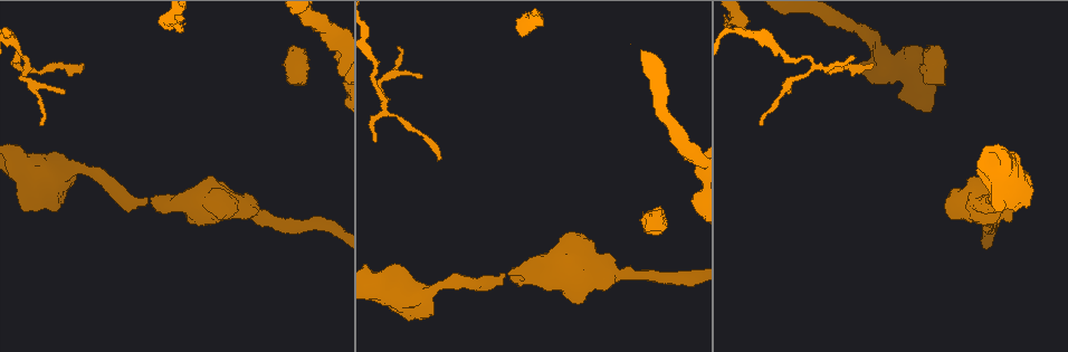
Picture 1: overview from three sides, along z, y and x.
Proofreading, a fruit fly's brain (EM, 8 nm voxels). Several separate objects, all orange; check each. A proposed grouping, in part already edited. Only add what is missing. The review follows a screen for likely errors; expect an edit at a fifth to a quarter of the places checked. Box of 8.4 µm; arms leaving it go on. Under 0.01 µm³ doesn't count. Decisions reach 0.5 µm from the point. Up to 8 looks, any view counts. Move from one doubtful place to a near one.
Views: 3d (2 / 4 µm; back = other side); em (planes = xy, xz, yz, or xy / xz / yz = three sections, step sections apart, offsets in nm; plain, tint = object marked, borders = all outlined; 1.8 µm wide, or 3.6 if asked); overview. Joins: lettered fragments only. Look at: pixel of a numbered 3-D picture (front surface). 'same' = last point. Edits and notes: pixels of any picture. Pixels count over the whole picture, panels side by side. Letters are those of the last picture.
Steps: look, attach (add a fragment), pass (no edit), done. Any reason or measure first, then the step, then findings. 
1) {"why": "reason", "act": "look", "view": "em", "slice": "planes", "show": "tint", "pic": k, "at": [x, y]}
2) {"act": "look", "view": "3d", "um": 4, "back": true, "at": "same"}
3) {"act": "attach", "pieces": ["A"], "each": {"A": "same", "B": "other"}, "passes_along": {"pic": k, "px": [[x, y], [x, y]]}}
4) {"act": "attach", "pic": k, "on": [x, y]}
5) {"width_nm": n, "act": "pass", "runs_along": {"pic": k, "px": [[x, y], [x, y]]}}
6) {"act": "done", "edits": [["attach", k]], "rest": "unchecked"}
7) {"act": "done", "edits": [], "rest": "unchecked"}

{"why": "thick end", "act": "look", "view": "em", "um": 3.6, "slice": "planes", "show": "borders", "pic": 1, "at": [582, 302]}

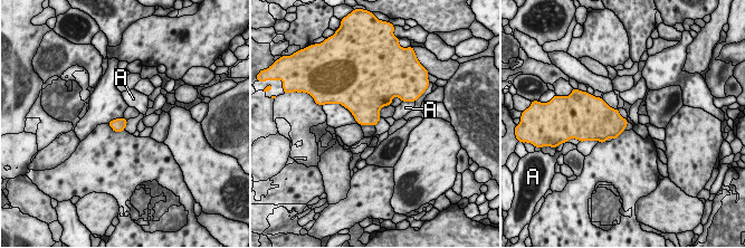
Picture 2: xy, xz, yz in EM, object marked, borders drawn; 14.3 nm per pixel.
{"act": "pass", "each": {"A": "other"}, "border": {"pic": 2, "px": [[402, 101], [407, 102]]}, "found": "none of them fits"}

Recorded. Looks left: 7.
{"act": "look", "view": "3d", "um": 2, "pic": 1, "at": [439, 158]}

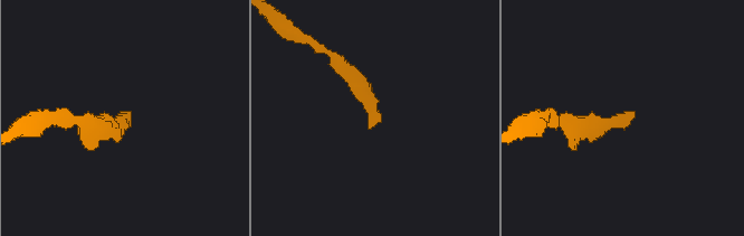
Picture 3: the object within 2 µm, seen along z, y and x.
{"act": "look", "view": "em", "slice": "planes", "show": "borders", "pic": 3, "at": [128, 115]}

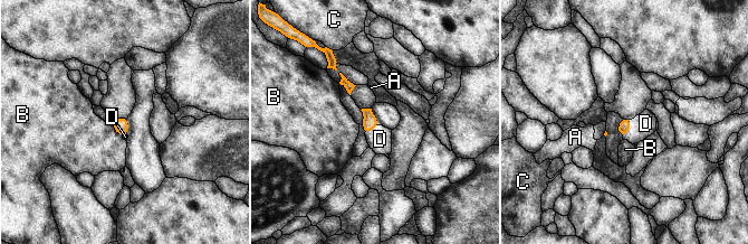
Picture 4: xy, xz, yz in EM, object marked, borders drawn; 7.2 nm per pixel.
{"act": "attach", "pieces": ["D"], "each": {"A": "other", "B": "other", "C": "other", "D": "same"}, "passes_along": {"pic": 4, "px": [[624, 125], [630, 129], [644, 124]]}, "found": "the neuron continues"}

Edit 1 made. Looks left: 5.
{"why": "tapers out", "act": "look", "view": "em", "slice": "xy", "step": 16, "show": "borders", "pic": 1, "at": [62, 91]}

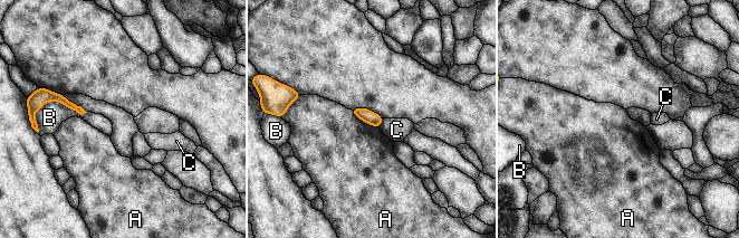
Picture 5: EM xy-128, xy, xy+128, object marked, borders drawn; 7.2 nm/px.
{"why": "another direction", "act": "look", "view": "em", "slice": "planes", "show": "borders", "at": "same"}

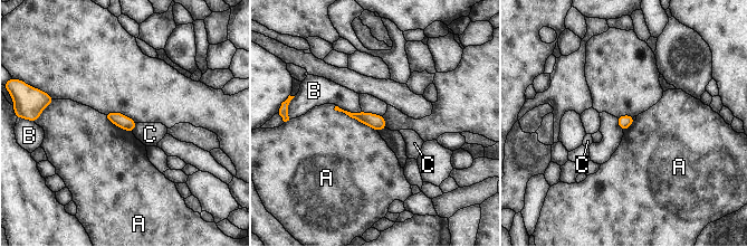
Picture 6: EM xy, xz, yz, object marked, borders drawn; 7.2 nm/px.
{"act": "pass", "each": {"A": "other", "B": "other", "C": "other"}, "found": "none of them fits"}

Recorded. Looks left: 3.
{"act": "done", "edits": [["attach", 4]], "rest": "unchecked"}

